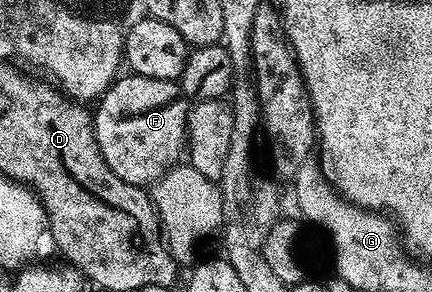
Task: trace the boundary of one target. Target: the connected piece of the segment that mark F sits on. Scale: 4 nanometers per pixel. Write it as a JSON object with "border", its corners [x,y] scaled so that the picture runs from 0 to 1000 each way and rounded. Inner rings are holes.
{"border":[[[287,250],[262,281],[259,295],[229,329],[218,366],[218,432],[227,510],[236,510],[236,538],[245,565],[282,620],[306,627],[313,640],[350,634],[380,603],[403,568],[410,568],[414,538],[431,503],[435,455],[435,384],[440,353],[417,329],[414,281],[396,271],[359,271]]]}

